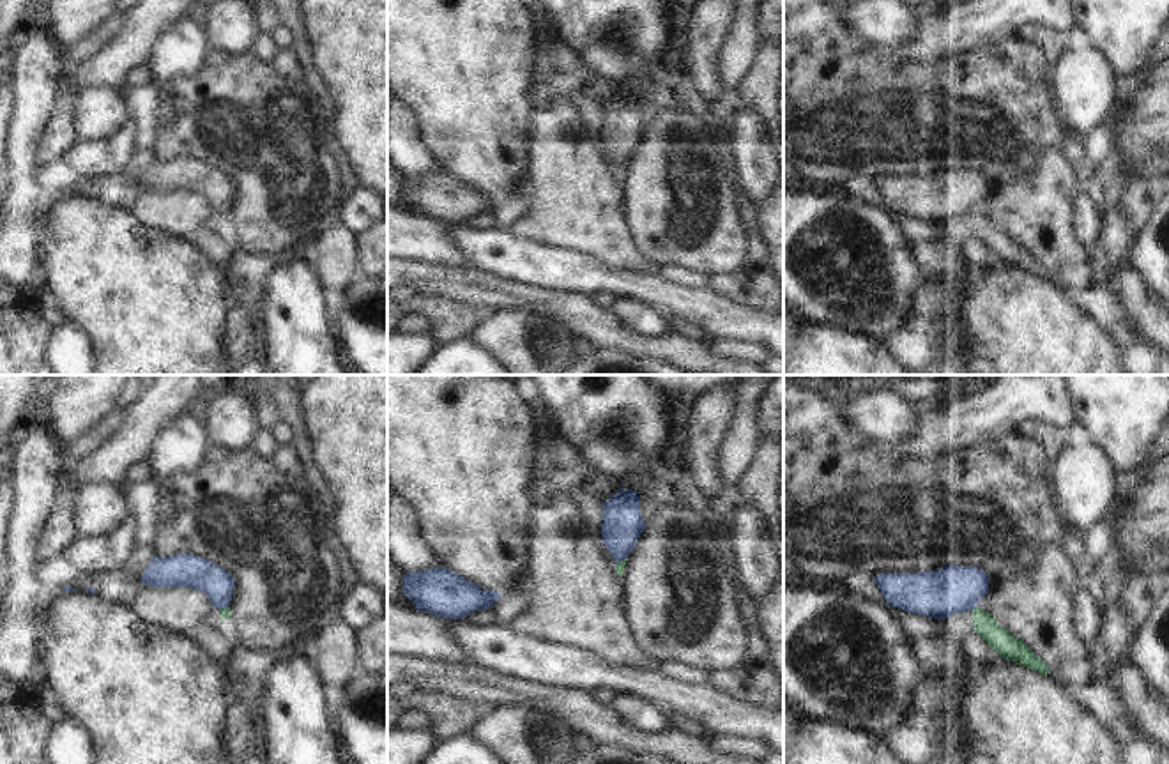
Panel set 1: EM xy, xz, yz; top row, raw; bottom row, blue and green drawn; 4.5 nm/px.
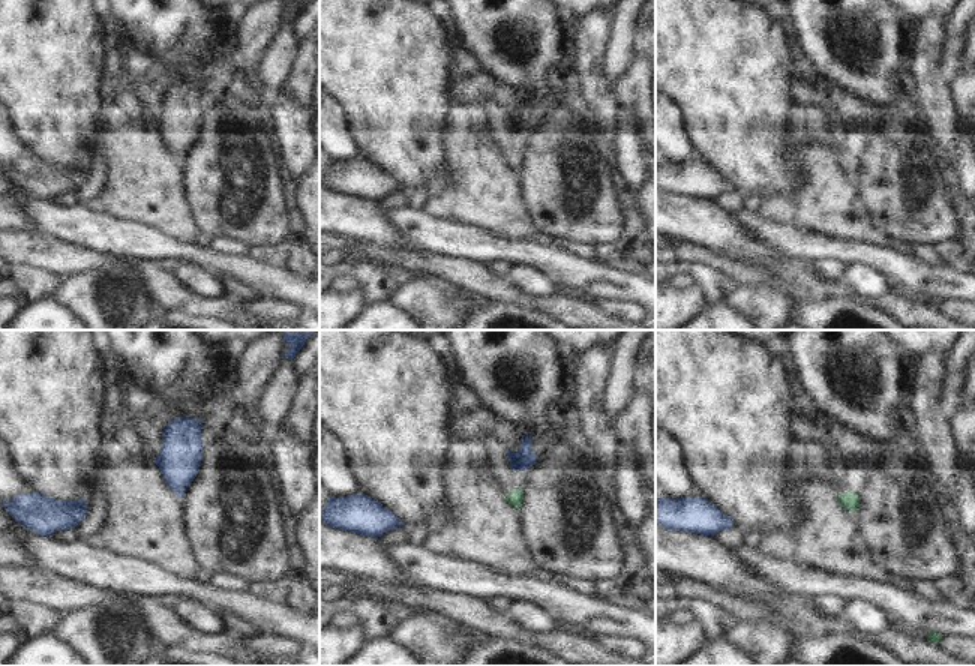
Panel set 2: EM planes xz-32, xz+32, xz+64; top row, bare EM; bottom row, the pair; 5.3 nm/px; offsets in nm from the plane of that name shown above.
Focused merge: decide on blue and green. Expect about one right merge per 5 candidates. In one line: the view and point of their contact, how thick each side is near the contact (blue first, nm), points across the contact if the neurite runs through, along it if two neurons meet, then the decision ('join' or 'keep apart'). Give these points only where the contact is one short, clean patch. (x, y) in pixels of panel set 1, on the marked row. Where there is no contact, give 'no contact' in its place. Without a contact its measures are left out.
yz (973, 607) | 220/110 nm | along yz (975, 607), (971, 611) | keep apart

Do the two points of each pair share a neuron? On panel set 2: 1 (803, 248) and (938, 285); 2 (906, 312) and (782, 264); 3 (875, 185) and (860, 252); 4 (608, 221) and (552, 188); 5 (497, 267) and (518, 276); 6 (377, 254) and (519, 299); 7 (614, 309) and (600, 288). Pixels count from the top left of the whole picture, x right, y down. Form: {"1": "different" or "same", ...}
{"1": "same", "2": "same", "3": "different", "4": "same", "5": "different", "6": "same", "7": "different"}

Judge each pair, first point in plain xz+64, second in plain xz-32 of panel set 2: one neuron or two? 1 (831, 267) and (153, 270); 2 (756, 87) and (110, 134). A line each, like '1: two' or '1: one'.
1: two
2: two

